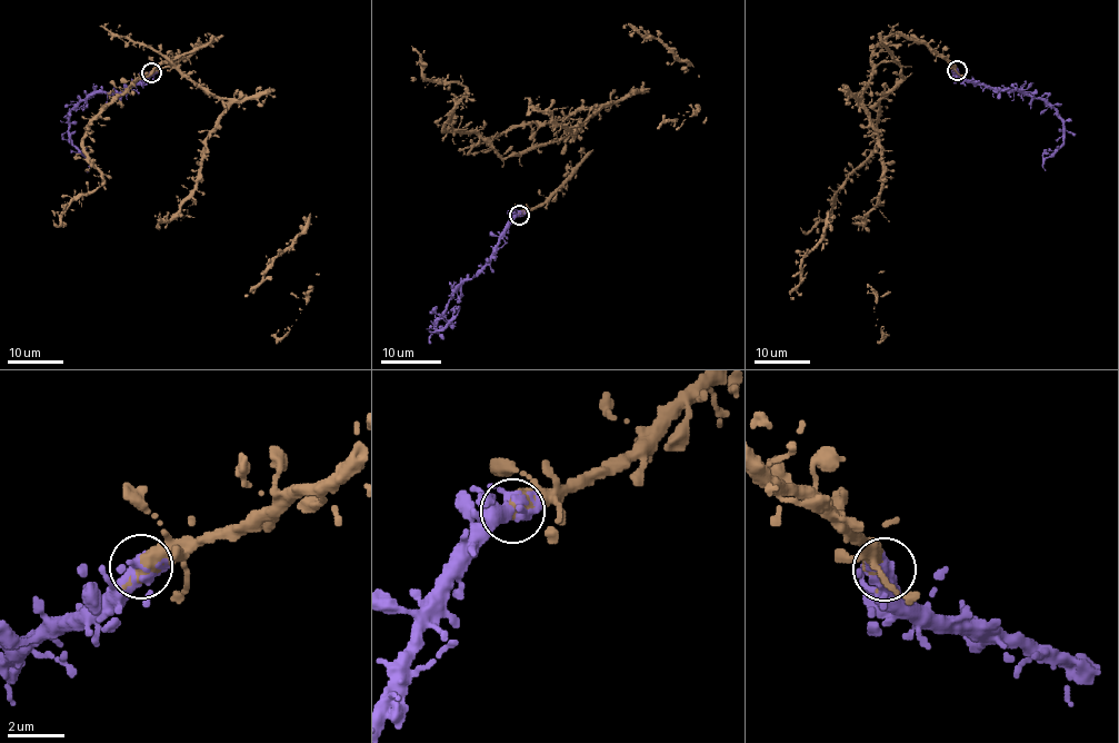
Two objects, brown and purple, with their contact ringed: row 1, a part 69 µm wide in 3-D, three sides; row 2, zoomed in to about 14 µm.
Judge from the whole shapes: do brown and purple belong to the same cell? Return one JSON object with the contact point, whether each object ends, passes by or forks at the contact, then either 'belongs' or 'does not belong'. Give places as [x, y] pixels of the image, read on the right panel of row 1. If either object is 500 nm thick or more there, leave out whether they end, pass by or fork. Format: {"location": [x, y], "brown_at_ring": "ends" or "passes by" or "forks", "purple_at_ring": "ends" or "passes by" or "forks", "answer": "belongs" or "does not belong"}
{"location": [957, 70], "answer": "belongs"}

